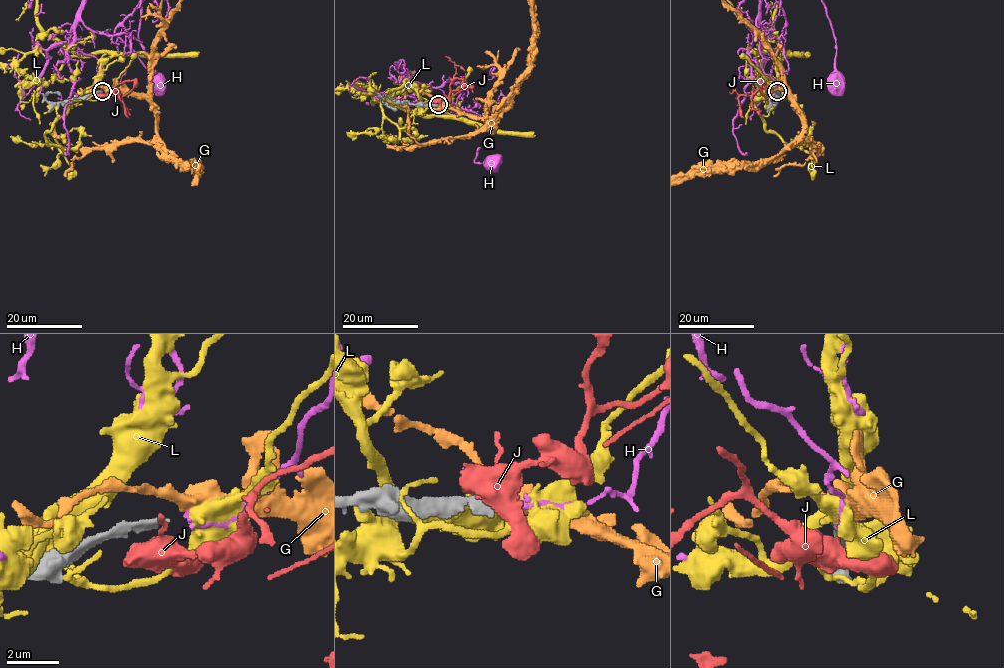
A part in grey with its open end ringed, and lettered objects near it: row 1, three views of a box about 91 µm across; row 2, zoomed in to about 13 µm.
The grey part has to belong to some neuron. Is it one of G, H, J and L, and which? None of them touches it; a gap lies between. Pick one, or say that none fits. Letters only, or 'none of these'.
G

